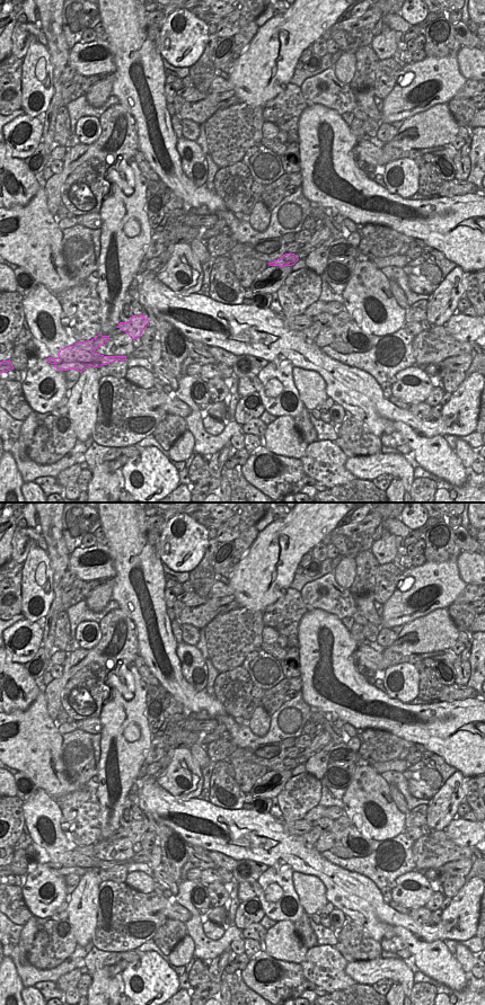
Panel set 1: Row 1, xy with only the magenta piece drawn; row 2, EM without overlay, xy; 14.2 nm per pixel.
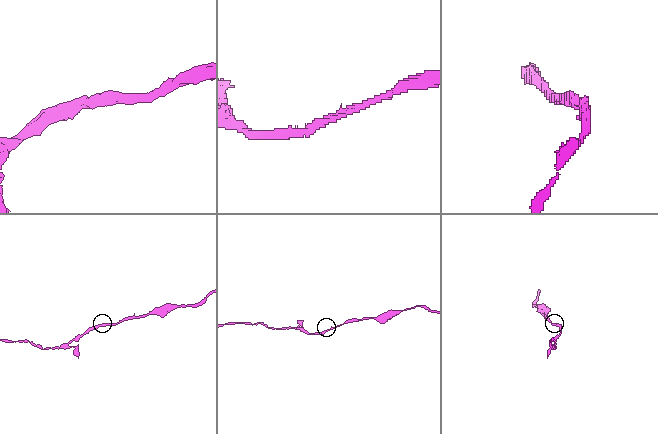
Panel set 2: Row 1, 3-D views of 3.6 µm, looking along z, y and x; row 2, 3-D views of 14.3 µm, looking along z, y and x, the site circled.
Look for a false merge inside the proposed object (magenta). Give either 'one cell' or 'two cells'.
one cell

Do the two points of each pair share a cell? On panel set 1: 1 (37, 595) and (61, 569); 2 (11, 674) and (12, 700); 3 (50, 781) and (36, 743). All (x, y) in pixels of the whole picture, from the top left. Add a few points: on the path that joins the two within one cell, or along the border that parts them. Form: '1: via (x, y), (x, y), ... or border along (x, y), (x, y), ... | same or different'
1: border along (46, 552), (52, 570), (54, 596), (52, 604) | different
2: via (16, 682), (24, 691), (20, 694) | same
3: via (47, 772), (36, 752) | same

